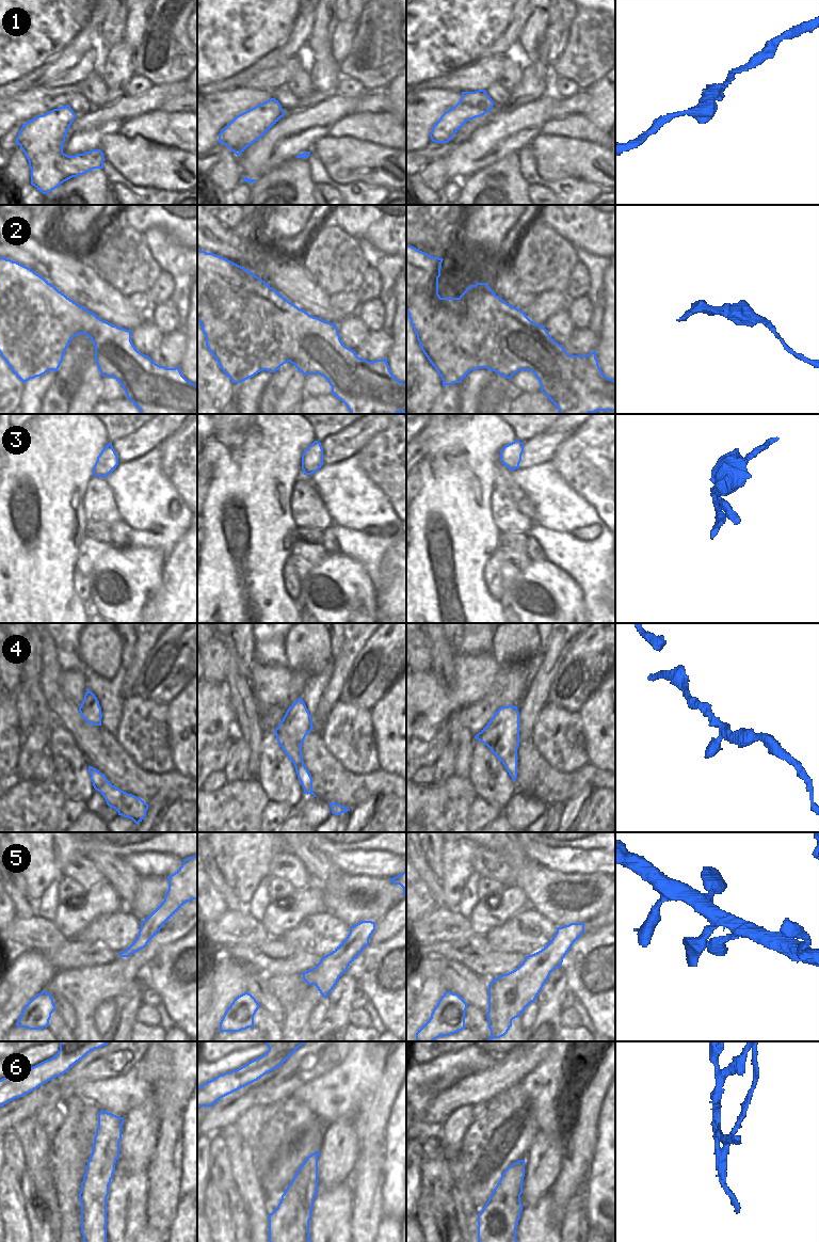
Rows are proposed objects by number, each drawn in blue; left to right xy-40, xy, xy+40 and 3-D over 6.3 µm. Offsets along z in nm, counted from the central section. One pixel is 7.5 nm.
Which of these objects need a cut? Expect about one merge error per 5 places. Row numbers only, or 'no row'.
6

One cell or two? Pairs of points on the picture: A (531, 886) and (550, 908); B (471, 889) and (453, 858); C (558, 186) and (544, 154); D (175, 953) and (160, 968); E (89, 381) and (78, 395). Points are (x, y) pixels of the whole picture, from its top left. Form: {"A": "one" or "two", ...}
{"A": "one", "B": "two", "C": "two", "D": "one", "E": "one"}

